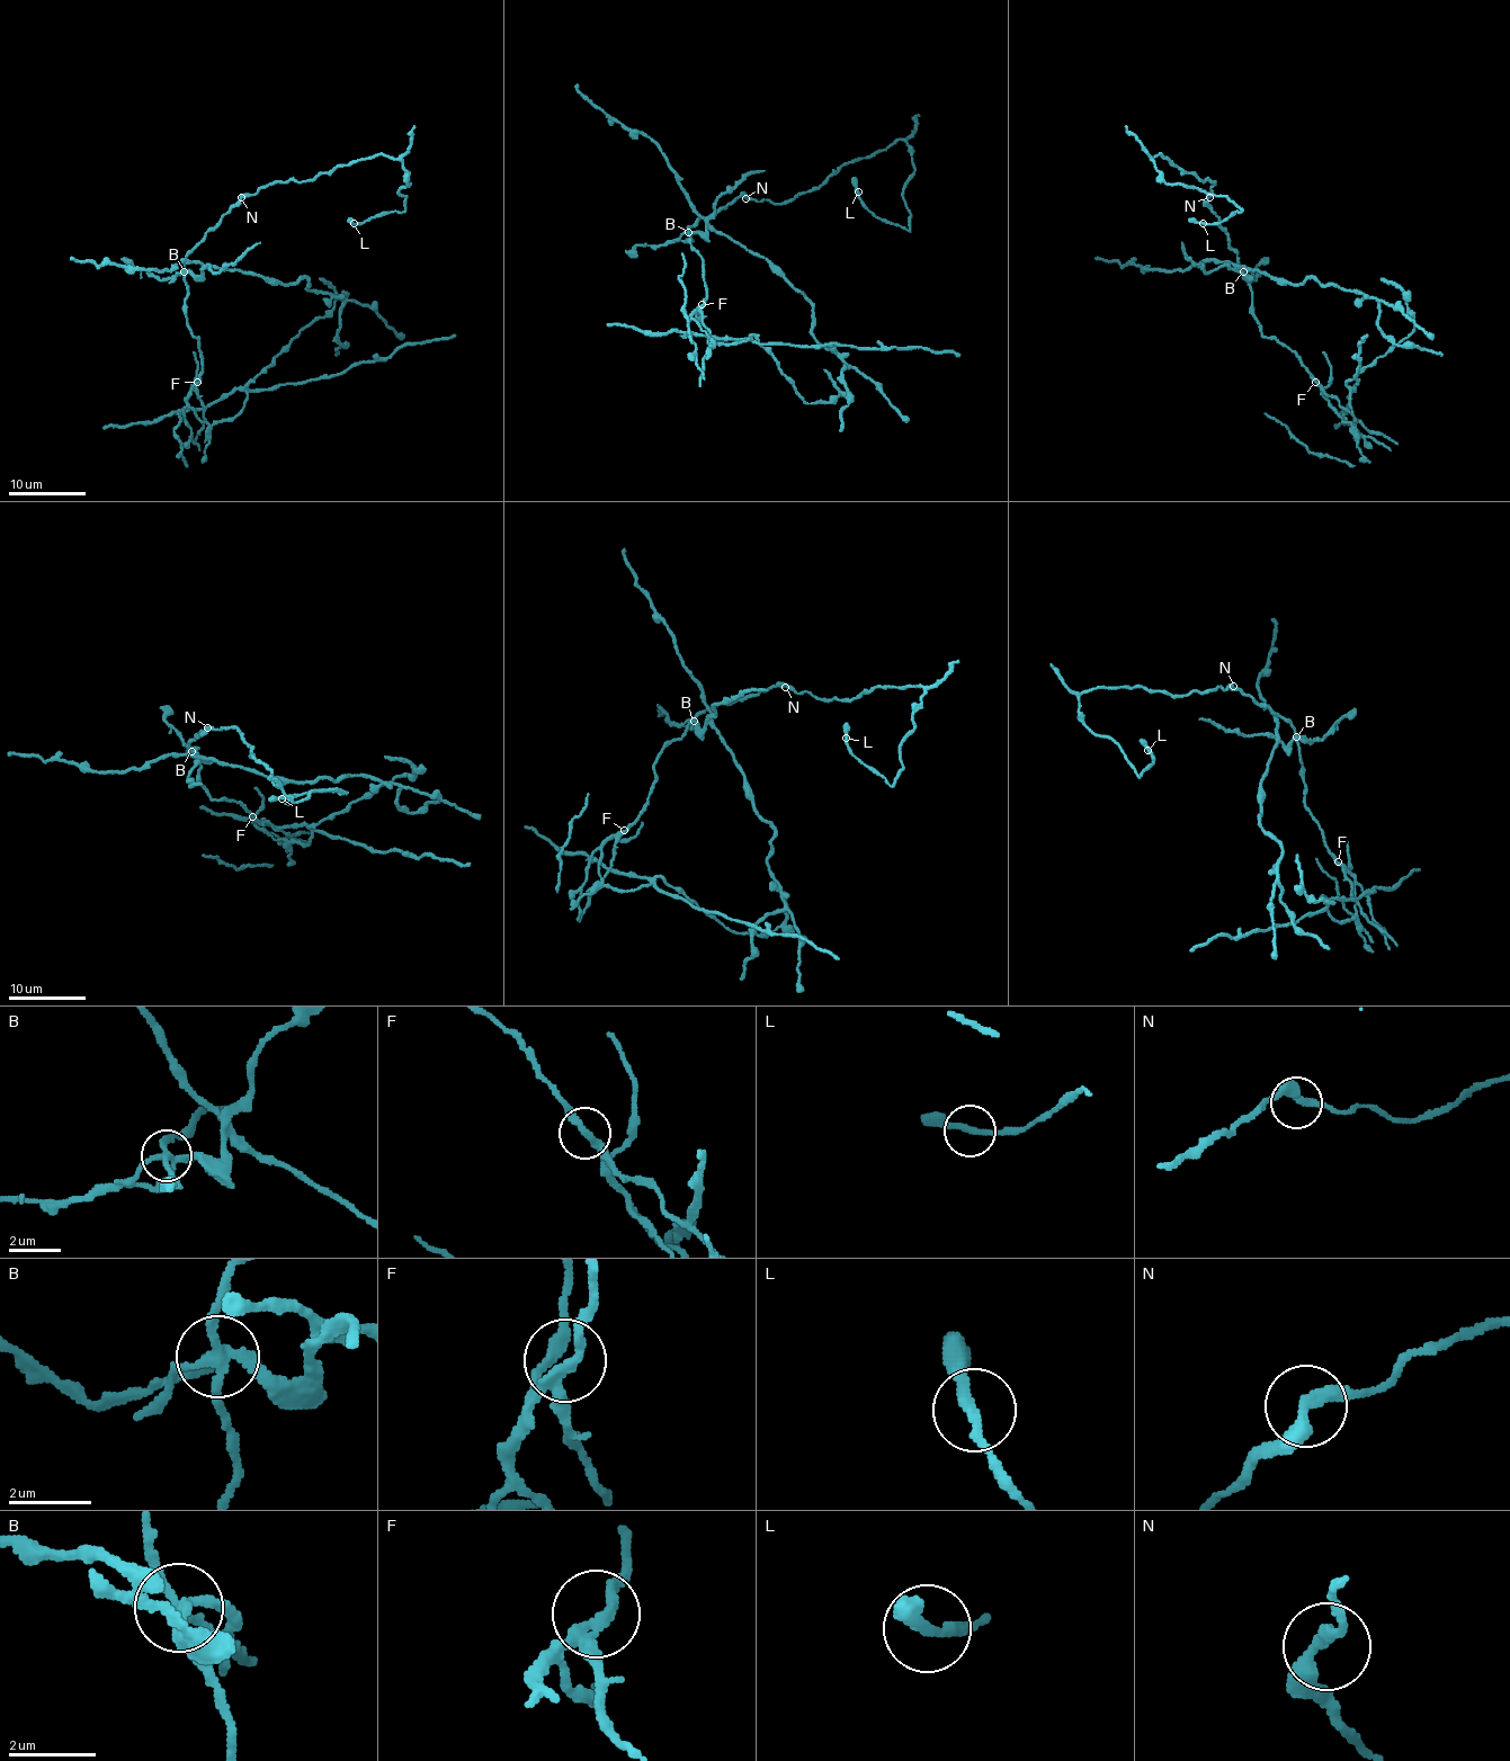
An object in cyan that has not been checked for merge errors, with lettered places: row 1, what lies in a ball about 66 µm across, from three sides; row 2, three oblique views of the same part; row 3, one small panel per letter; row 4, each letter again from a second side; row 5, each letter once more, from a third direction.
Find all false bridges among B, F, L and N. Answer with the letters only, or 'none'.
B, F

